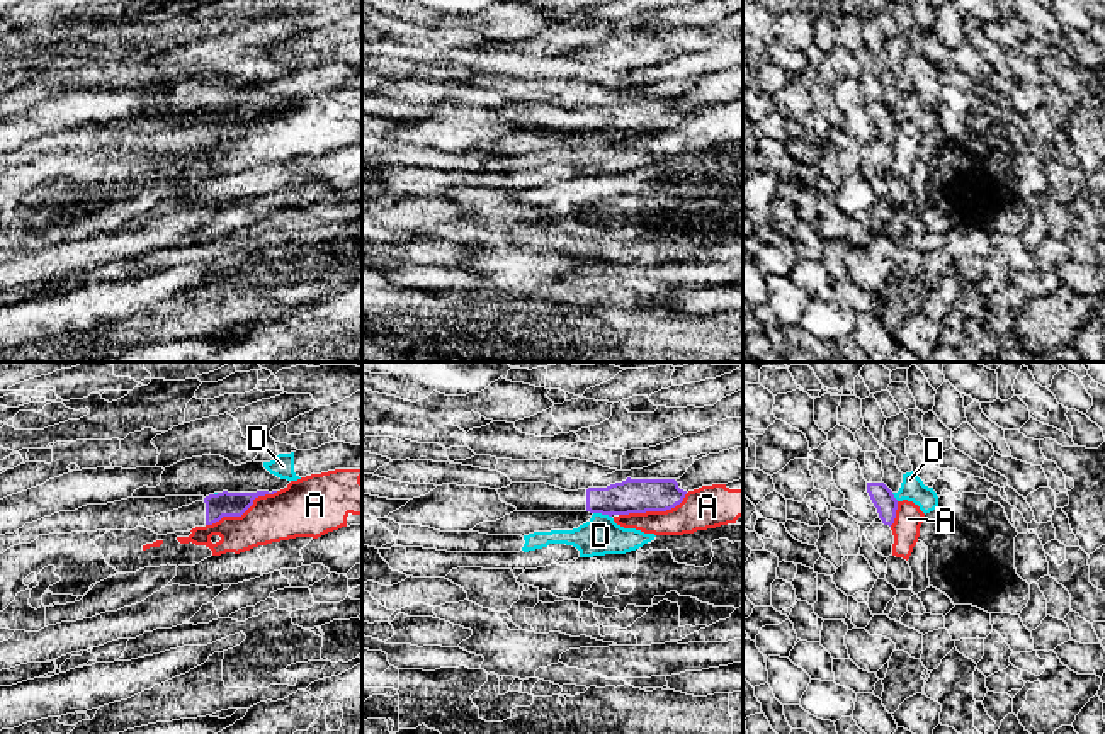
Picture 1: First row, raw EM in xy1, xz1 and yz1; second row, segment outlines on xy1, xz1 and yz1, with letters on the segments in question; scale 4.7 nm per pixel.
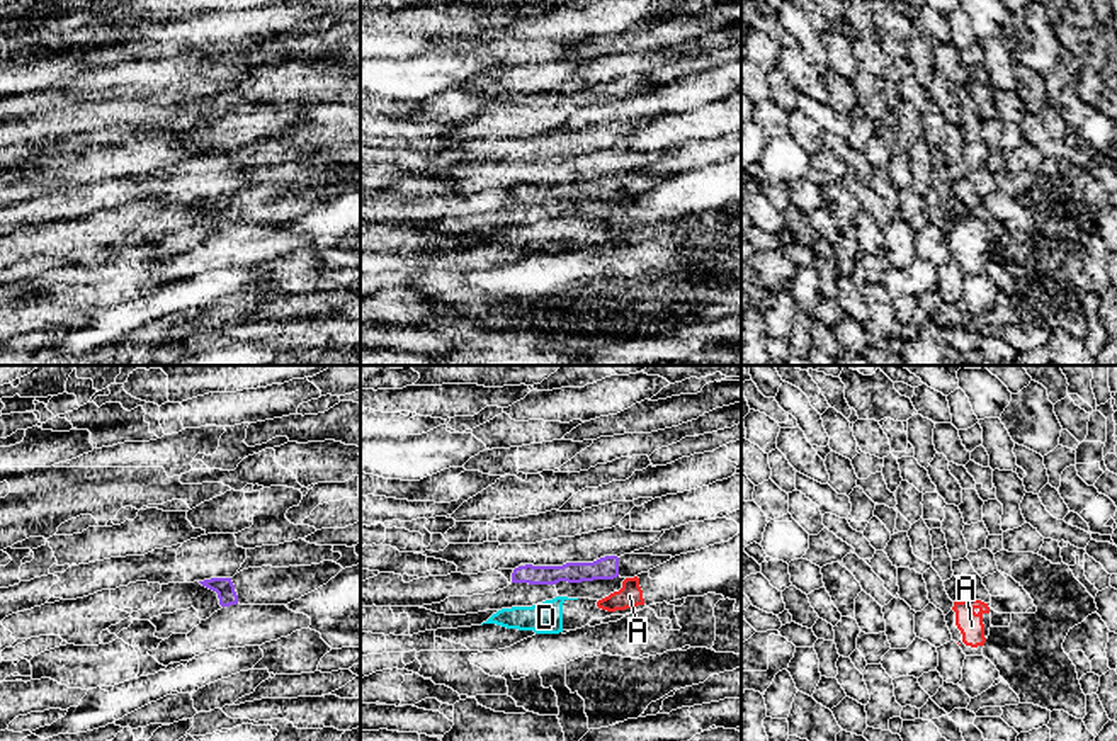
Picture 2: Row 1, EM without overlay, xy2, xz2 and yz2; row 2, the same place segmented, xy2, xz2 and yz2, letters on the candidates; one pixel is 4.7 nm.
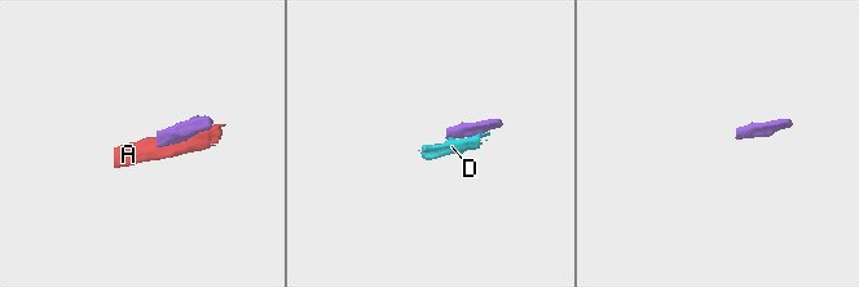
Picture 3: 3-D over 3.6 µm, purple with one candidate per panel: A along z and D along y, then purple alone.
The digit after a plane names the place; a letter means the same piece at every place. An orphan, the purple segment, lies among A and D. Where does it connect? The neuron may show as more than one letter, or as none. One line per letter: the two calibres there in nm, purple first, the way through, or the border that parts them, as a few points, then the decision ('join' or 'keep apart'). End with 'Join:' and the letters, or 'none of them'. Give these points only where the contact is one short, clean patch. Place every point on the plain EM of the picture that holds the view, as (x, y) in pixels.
A: 120/240 nm | keep apart
D: 160/180 nm | along xz1 (594, 131), (611, 136) | keep apart
Join: none of them

